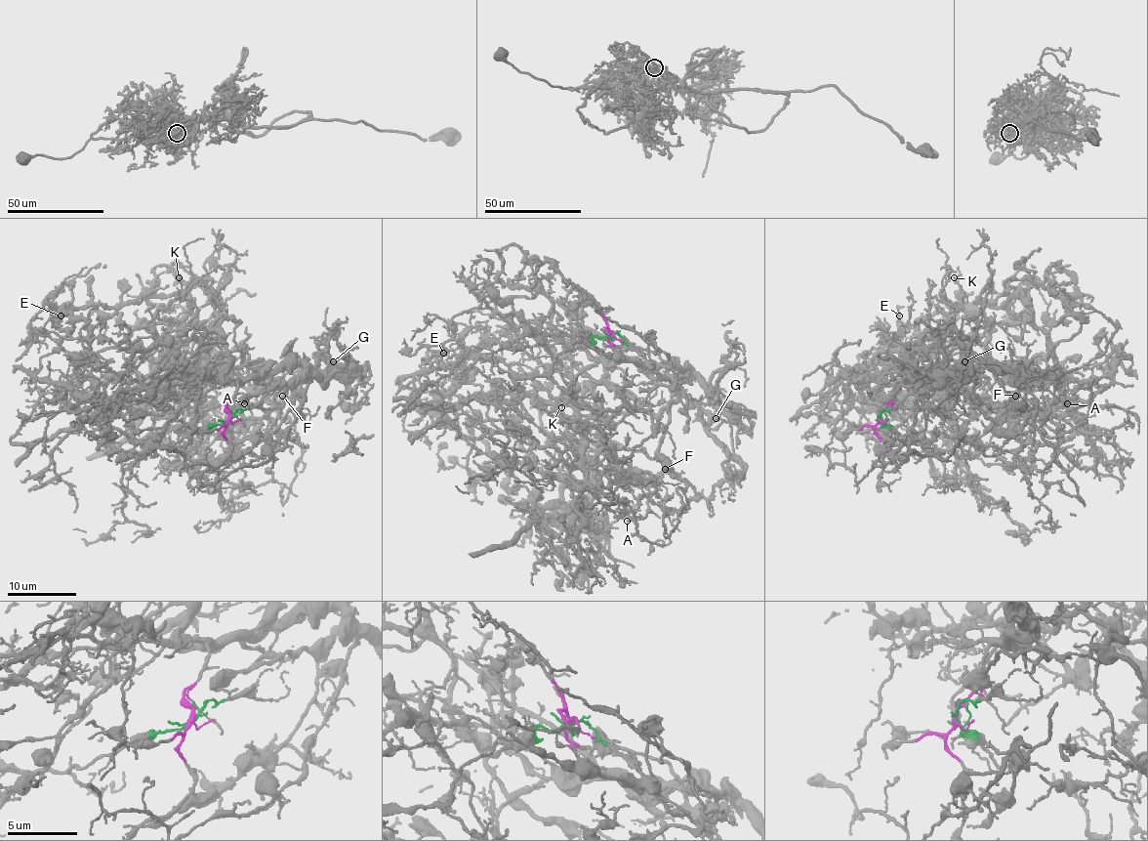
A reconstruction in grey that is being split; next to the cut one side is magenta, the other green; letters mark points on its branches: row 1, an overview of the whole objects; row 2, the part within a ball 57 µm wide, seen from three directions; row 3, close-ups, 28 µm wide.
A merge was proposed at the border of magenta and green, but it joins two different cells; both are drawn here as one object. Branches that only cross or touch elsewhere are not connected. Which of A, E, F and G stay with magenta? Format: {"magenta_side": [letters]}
{"magenta_side": ["A", "F", "G"]}

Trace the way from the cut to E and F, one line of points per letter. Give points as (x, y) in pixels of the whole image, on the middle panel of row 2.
E: (612, 333), (547, 374), (456, 365), (465, 347), (427, 354), (444, 354)
F: (612, 333), (609, 341), (619, 347), (659, 355), (667, 377), (744, 470), (701, 497), (666, 468)

